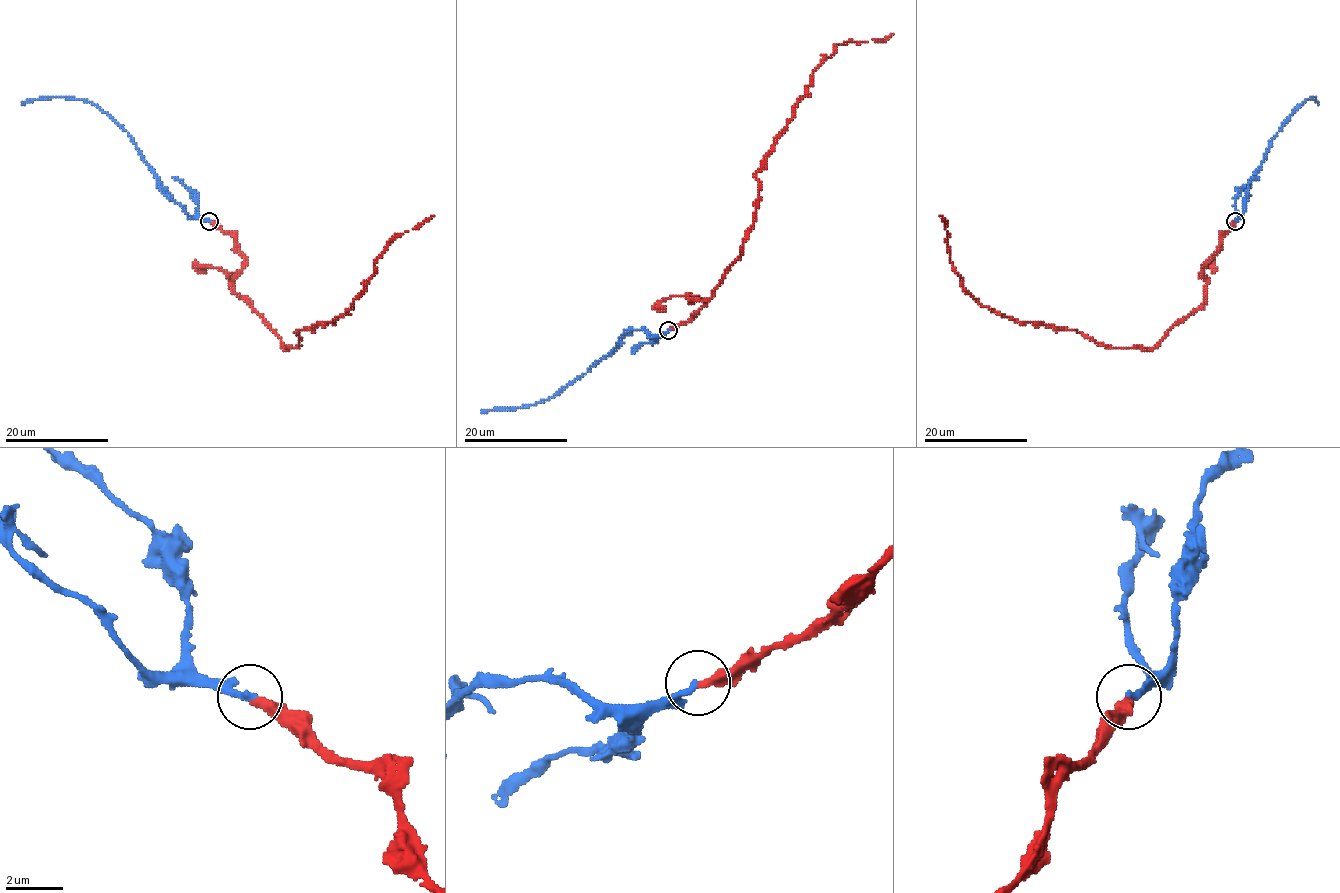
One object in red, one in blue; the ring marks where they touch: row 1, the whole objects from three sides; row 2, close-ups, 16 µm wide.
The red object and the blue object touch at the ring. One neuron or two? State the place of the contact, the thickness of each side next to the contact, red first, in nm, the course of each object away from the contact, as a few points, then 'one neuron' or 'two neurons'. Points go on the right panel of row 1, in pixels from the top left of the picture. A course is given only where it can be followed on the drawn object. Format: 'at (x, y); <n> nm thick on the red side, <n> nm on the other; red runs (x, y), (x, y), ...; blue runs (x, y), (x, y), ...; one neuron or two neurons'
at (1235, 221); 320 nm thick on the red side, 220 nm on the other; red runs (1236, 222), (1204, 268), (1206, 301), (1145, 350), (1106, 347), (980, 304), (950, 259), (940, 215); blue runs (1236, 220), (1239, 216), (1234, 197), (1260, 166), (1271, 140), (1302, 104), (1311, 97), (1316, 102); one neuron

